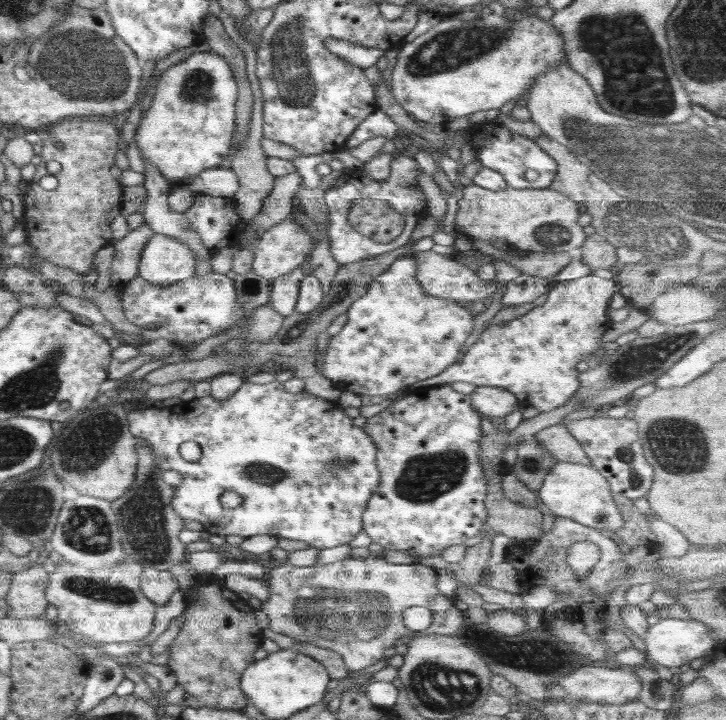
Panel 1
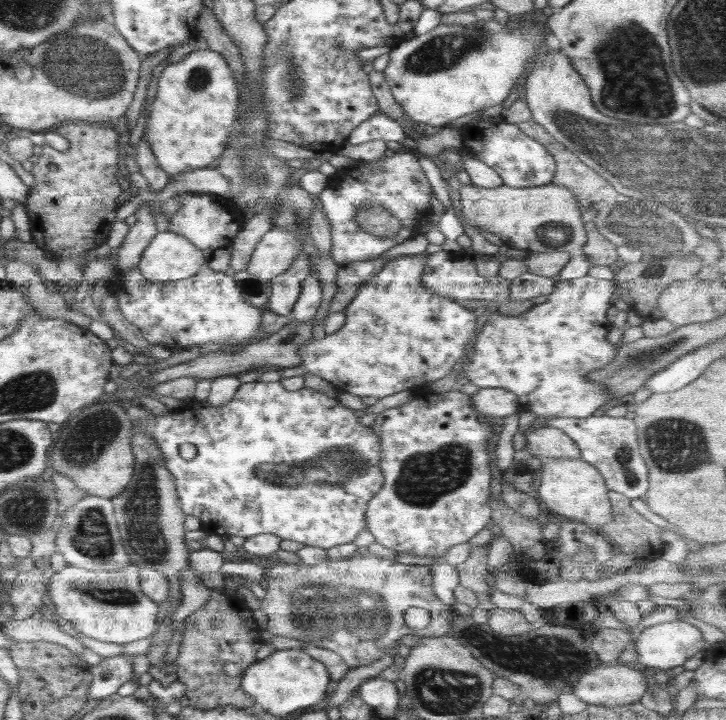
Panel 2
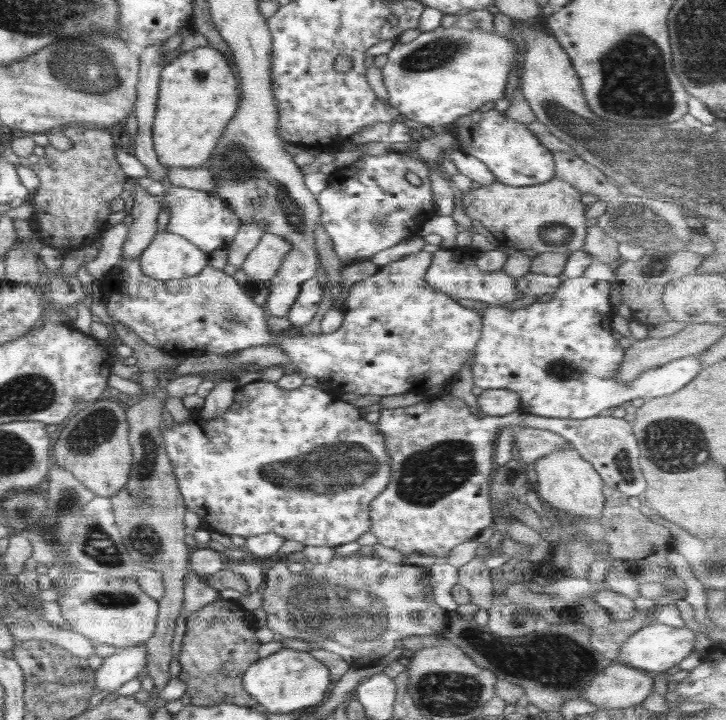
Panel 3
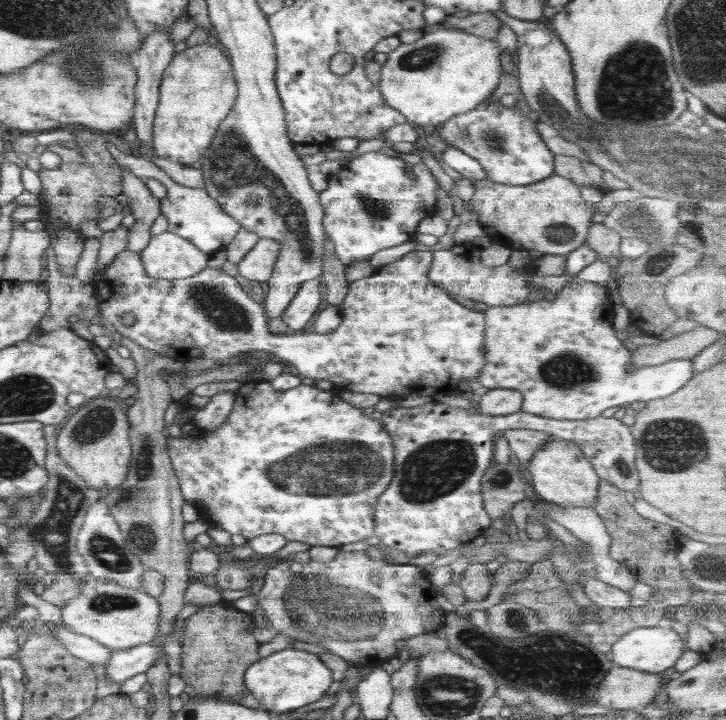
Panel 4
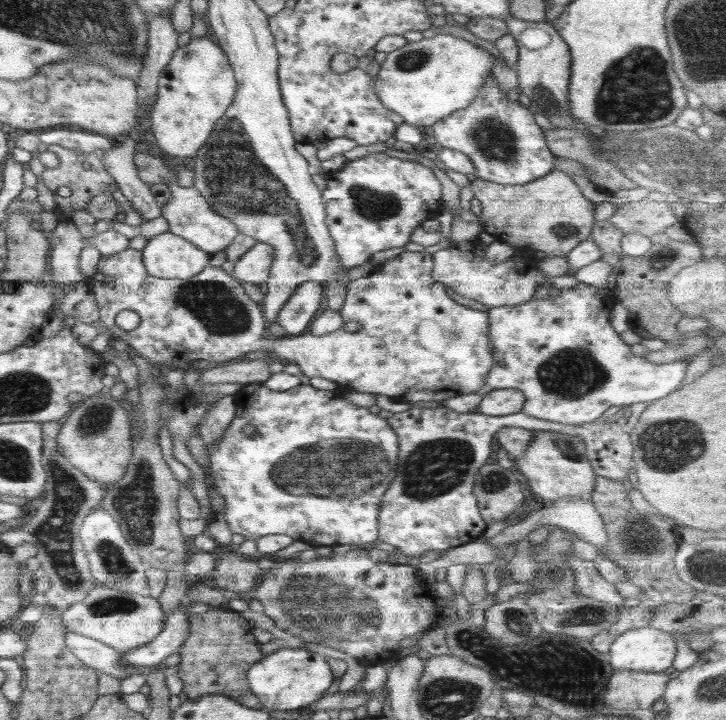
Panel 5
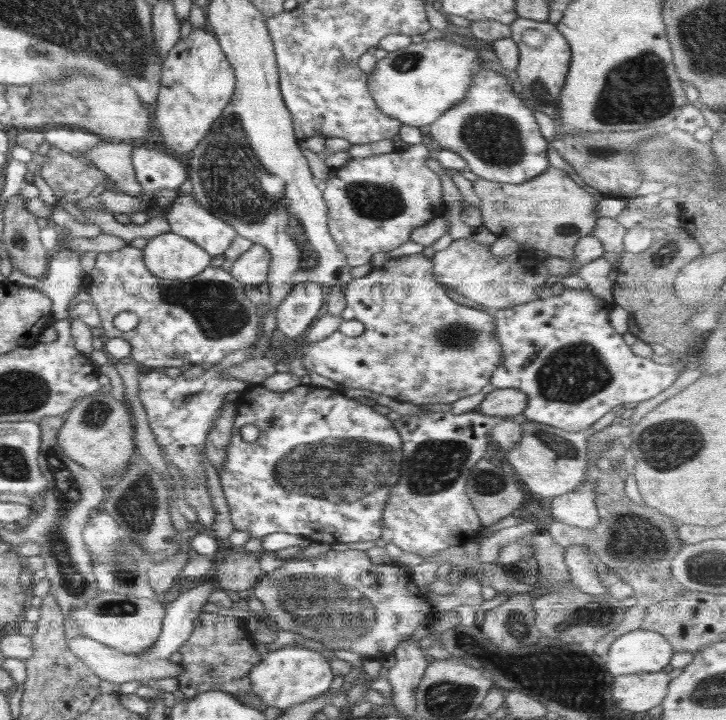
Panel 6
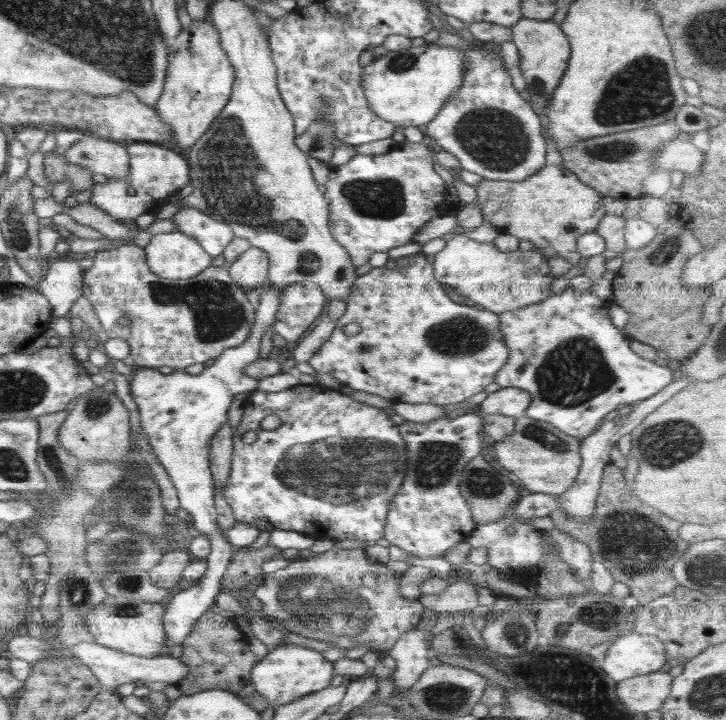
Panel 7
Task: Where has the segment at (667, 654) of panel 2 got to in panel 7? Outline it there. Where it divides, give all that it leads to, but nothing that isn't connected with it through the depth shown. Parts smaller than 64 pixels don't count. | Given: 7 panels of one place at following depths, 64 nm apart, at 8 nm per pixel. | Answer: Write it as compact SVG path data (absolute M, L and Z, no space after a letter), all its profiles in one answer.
M632 631L620 635L609 646L601 666L608 678L618 683L656 672L666 663L666 650L660 639Z

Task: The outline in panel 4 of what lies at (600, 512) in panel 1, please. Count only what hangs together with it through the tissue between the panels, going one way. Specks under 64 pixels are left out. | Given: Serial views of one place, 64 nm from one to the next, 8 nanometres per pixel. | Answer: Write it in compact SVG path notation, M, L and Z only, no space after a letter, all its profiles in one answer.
M554 437L549 440L541 450L539 450L528 463L528 478L533 480L533 488L538 494L540 500L546 500L546 506L595 506L597 502L598 487L601 484L601 478L593 469L592 463L584 456L582 449L571 440L562 440Z

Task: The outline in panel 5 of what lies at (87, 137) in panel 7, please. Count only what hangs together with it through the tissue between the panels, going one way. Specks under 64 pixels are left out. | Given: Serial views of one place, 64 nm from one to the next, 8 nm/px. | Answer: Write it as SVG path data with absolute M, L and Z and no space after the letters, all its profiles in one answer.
M128 135L112 149L104 152L102 164L114 178L122 194L132 203L134 211L142 217L143 223L161 216L161 203L154 199L151 189L140 180L135 167L135 135Z

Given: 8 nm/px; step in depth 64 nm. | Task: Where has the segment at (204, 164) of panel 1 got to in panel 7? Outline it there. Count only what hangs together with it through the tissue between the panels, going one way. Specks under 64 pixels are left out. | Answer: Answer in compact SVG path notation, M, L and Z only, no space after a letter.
M205 18L204 21L192 21L186 29L181 29L181 33L168 47L168 66L163 84L164 88L154 107L161 121L167 124L171 128L171 132L176 135L174 149L180 153L192 147L196 140L206 133L211 122L221 114L221 110L230 100L236 71L228 55L222 50L220 43L216 26L211 23L211 19Z

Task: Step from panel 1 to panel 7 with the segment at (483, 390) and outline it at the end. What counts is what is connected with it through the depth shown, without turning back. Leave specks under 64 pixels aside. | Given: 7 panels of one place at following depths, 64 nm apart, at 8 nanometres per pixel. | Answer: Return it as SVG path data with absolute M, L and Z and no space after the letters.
M508 387L490 393L480 404L480 410L483 415L500 414L516 418L525 414L530 403L531 394L528 391Z

